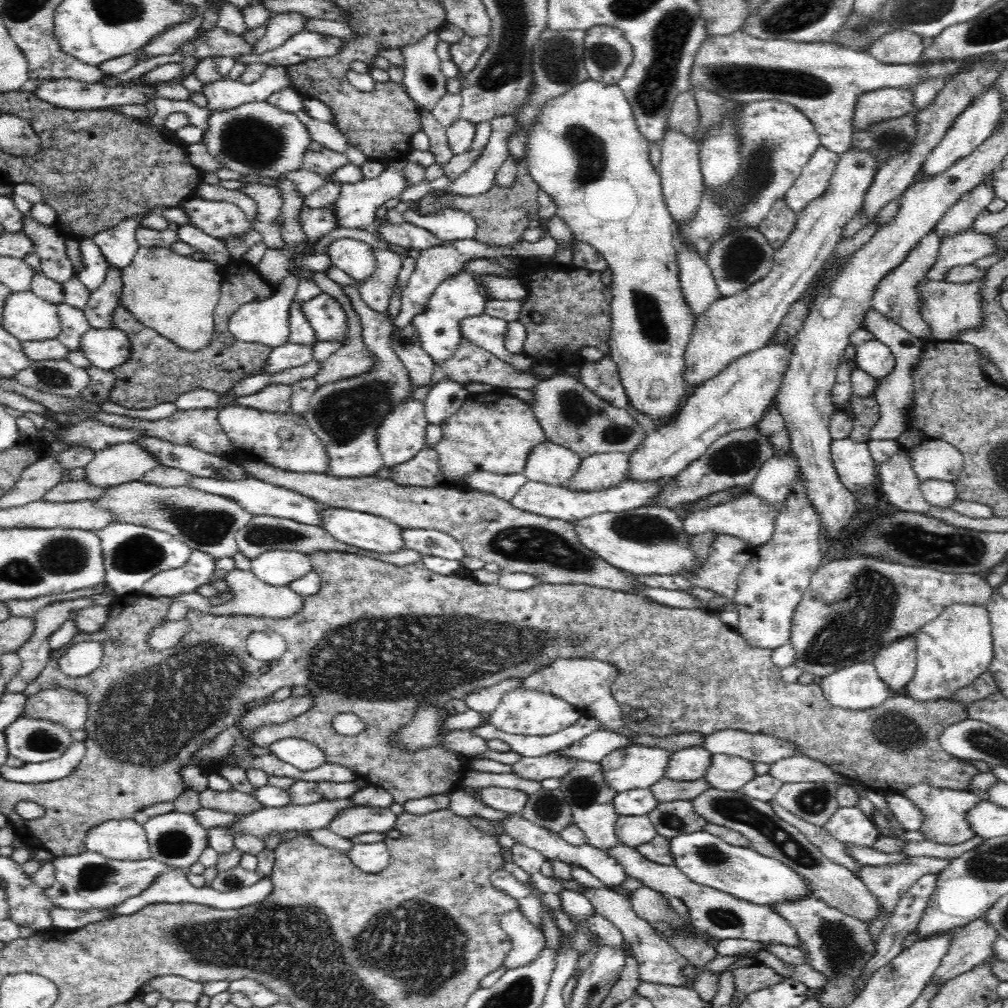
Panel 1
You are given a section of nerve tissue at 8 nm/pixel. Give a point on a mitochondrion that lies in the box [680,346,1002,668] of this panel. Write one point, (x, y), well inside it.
(907, 540)

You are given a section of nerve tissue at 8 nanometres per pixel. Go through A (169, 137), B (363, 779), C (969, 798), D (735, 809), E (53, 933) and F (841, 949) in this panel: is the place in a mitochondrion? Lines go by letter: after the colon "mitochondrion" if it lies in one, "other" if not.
A: other
B: other
C: other
D: mitochondrion
E: other
F: mitochondrion

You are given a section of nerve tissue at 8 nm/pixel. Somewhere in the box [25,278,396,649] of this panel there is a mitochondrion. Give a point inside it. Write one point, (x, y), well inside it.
(203, 525)

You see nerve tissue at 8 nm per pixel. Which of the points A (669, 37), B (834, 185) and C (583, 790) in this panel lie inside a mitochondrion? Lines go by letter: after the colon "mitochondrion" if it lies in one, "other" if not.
A: mitochondrion
B: other
C: mitochondrion

